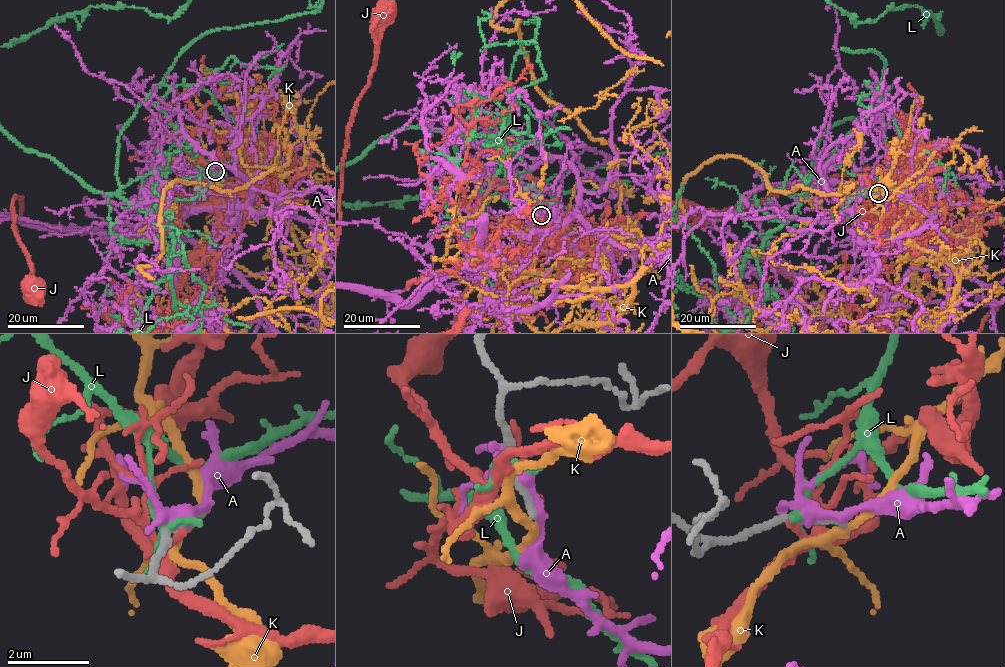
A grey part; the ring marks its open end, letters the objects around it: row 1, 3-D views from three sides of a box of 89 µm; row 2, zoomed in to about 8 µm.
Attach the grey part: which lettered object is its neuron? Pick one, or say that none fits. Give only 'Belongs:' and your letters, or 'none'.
Belongs: none

